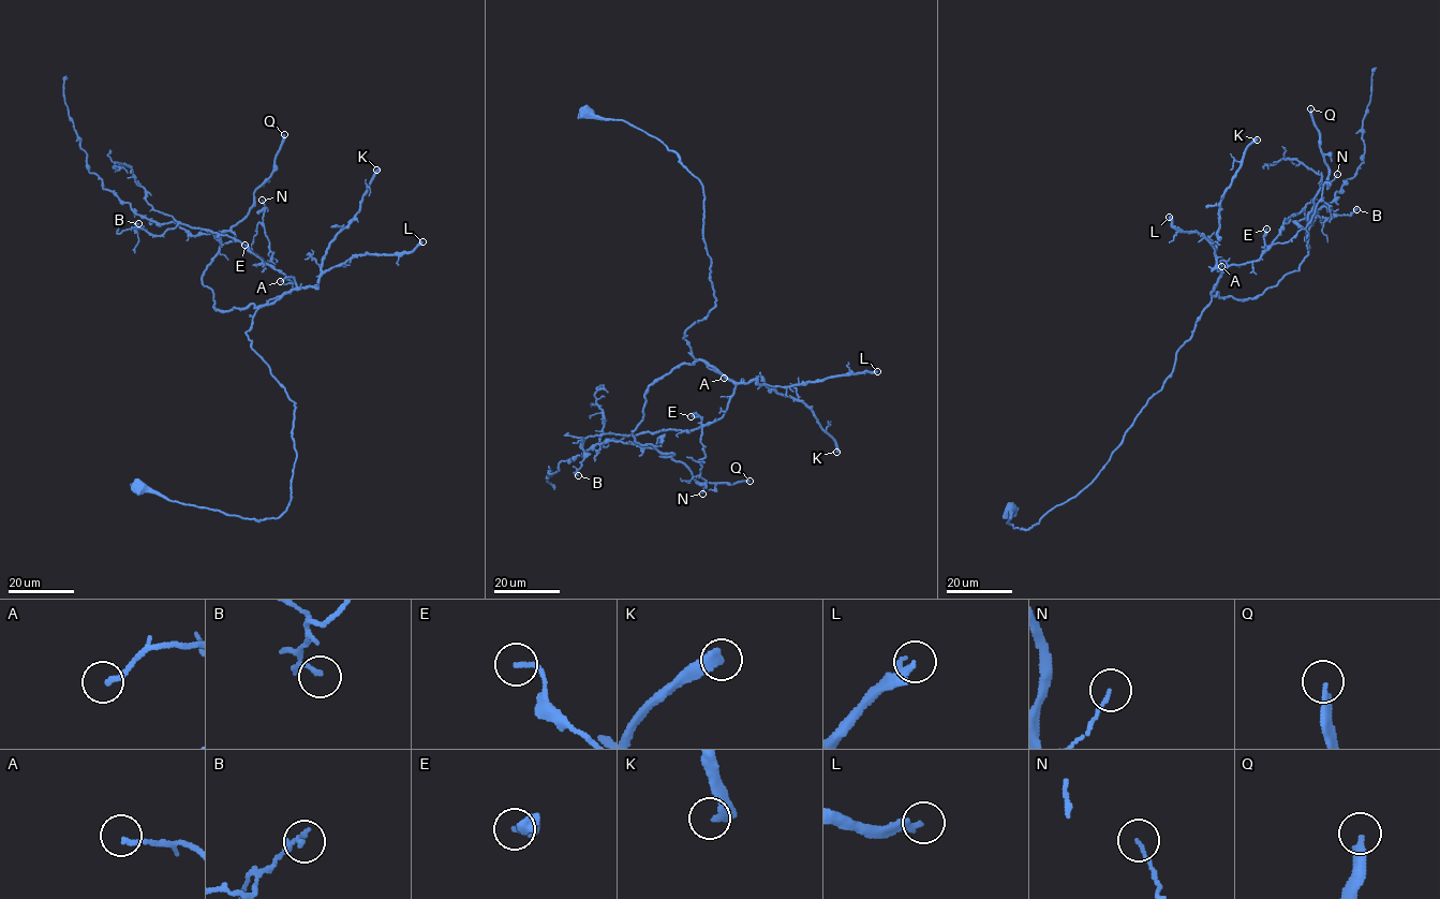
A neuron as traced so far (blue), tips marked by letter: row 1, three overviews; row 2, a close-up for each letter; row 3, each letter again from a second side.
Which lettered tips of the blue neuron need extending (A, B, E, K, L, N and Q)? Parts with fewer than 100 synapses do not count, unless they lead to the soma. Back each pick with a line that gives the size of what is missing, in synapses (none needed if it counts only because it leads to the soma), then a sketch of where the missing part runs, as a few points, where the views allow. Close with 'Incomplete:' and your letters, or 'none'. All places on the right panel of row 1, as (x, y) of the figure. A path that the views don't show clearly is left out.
K: 130 syn
Q: 140 syn
Incomplete: K, Q

